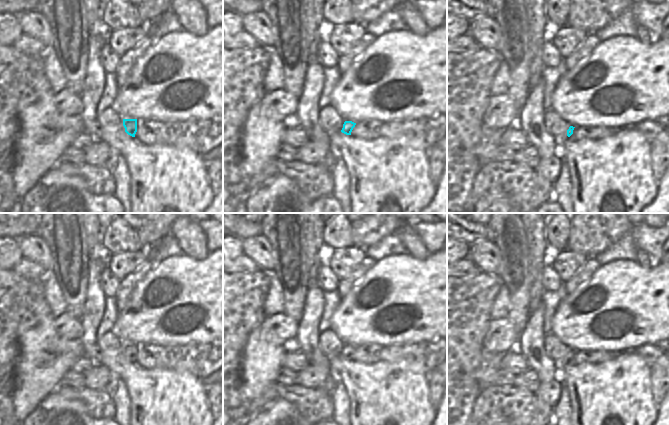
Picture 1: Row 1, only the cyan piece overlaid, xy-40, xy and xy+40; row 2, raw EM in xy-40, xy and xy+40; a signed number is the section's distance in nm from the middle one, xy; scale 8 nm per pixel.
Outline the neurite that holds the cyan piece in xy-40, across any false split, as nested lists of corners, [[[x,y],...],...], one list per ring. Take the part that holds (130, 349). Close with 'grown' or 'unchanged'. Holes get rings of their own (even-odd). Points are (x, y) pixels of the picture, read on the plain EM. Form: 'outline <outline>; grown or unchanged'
outline [[[123,343],[123,350],[128,359],[135,361],[137,356],[137,343]]]; unchanged

